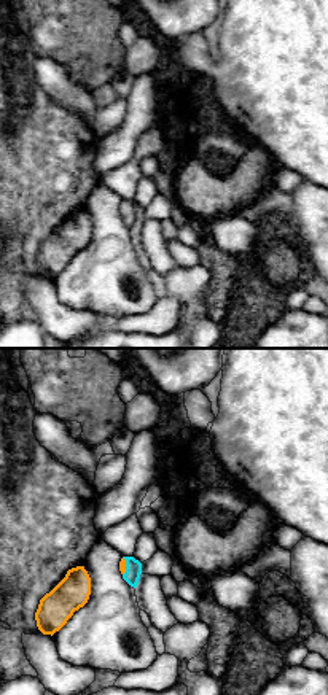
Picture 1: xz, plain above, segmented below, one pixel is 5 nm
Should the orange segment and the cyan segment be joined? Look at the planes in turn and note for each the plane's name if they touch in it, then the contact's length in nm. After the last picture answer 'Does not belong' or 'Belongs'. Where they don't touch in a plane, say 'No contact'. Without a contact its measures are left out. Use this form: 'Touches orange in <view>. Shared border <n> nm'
Touches orange in xz. Shared border 100 nm

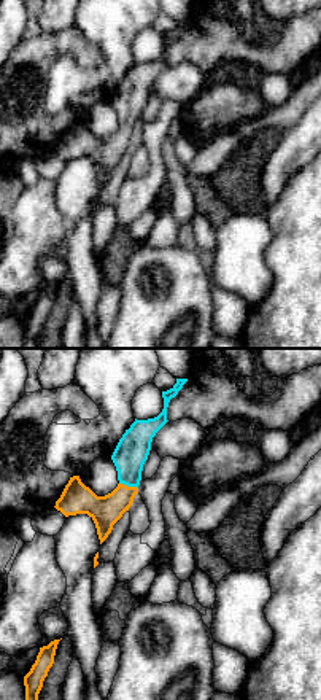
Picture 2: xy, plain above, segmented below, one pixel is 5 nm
Touches orange in xy. Shared border 100 nm

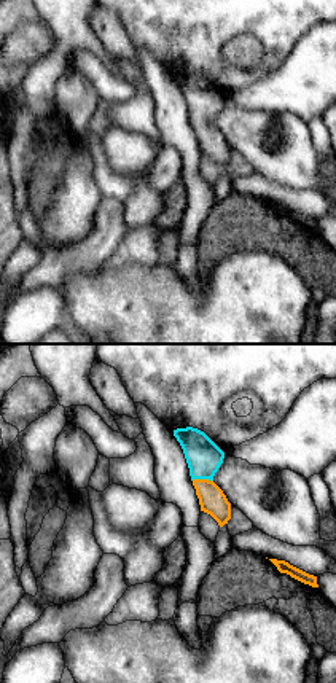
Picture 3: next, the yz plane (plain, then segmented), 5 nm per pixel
Touches orange in yz. Shared border 110 nm

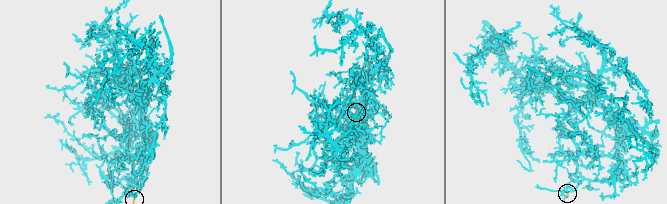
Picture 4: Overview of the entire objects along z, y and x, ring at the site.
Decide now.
Belongs

